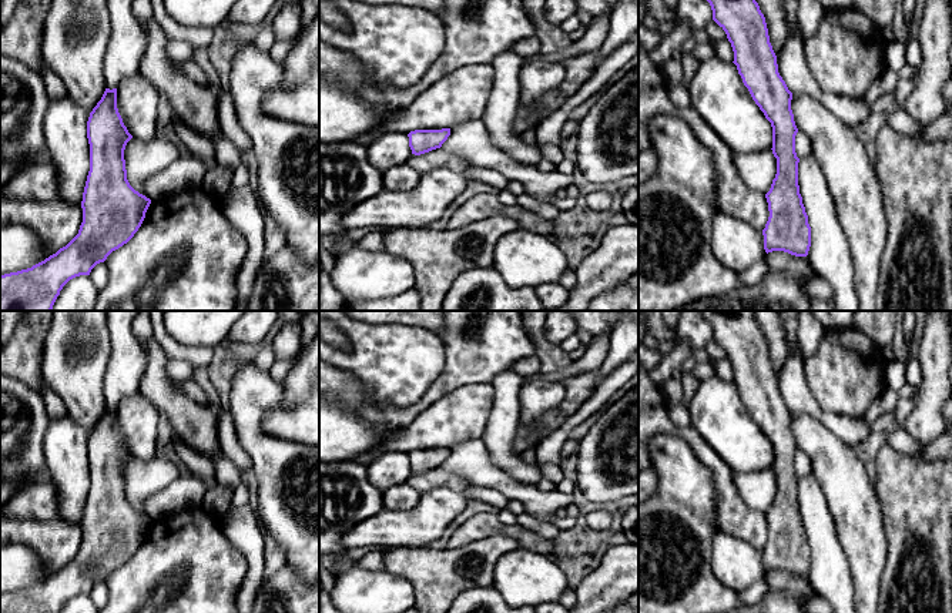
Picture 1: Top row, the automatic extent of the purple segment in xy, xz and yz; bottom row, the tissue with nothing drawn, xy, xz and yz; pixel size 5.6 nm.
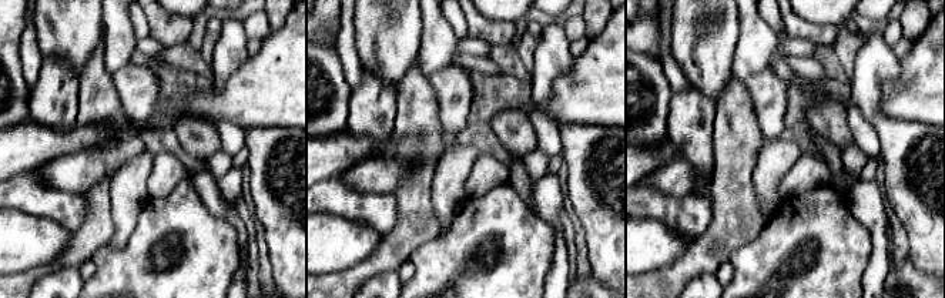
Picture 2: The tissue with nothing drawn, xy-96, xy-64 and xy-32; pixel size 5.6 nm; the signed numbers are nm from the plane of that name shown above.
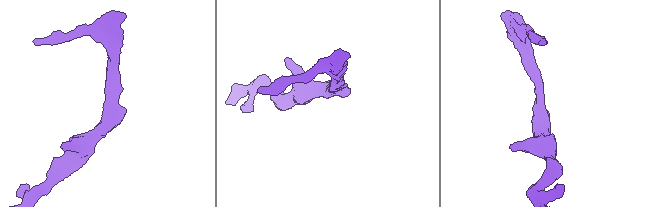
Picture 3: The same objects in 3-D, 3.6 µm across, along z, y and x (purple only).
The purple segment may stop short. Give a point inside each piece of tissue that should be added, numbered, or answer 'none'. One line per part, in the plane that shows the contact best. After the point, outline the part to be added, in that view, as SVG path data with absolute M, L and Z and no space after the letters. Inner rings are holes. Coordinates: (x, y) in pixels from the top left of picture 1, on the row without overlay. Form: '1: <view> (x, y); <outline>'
none

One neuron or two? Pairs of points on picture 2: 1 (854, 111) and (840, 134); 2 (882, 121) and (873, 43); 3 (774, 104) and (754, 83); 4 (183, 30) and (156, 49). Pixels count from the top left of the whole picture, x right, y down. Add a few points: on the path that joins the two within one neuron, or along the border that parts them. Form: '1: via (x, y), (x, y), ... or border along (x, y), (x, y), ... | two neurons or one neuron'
1: border along (844, 106), (847, 124), (854, 140) | two neurons
2: via (871, 101), (873, 63) | one neuron
3: via (768, 99), (760, 89) | one neuron
4: border along (148, 34), (166, 47) | two neurons

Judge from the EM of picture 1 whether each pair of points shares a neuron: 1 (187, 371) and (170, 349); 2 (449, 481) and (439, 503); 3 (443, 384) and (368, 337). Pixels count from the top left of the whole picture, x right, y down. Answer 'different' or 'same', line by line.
1: different
2: different
3: different

